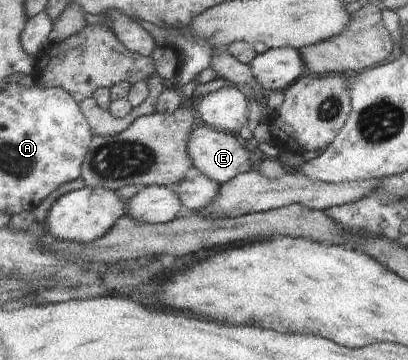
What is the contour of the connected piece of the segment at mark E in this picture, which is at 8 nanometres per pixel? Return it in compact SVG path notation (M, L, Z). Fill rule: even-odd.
M199 123L191 134L187 154L191 155L194 167L209 176L211 180L224 185L240 174L249 172L253 168L251 164L252 143L241 141L238 135L227 131L215 129L204 123Z

